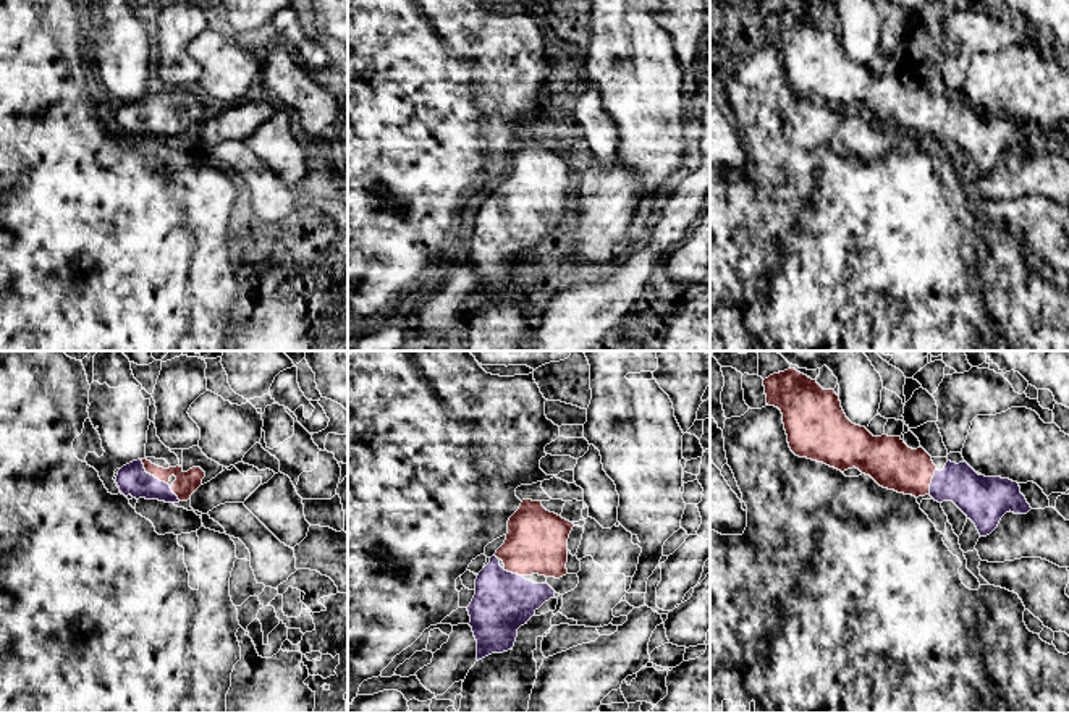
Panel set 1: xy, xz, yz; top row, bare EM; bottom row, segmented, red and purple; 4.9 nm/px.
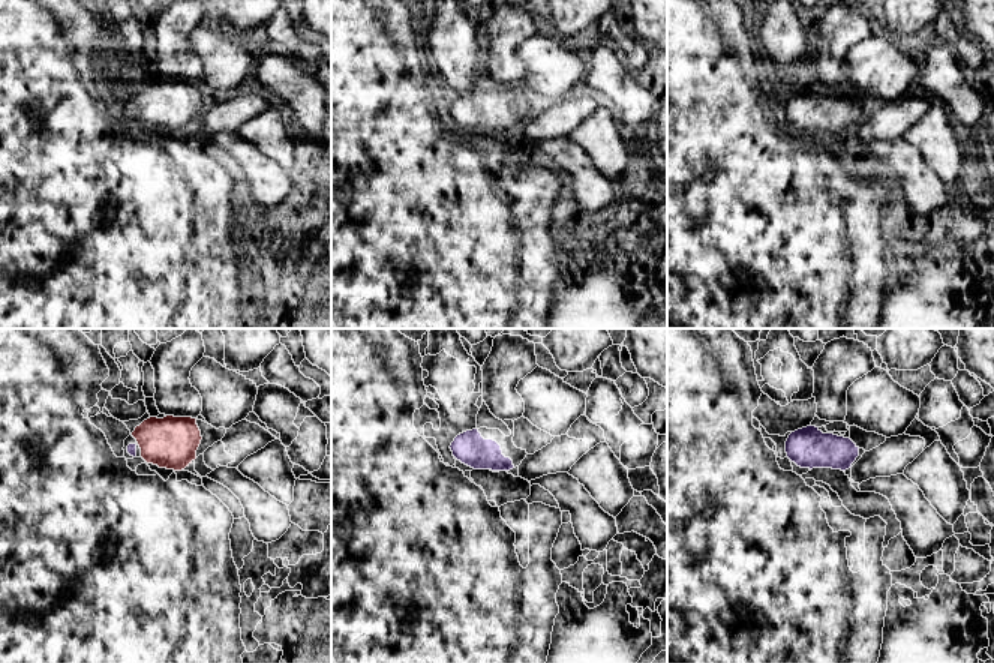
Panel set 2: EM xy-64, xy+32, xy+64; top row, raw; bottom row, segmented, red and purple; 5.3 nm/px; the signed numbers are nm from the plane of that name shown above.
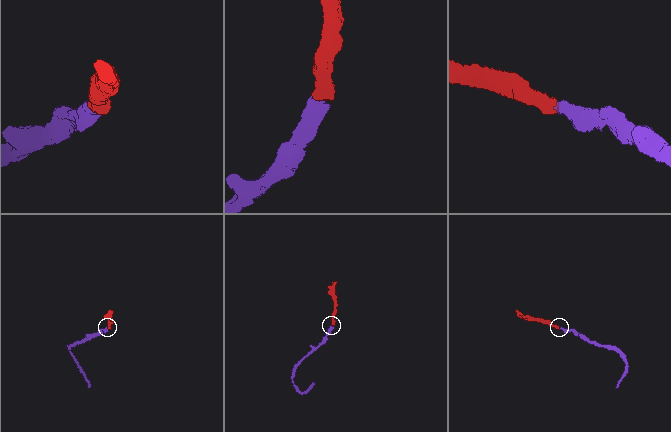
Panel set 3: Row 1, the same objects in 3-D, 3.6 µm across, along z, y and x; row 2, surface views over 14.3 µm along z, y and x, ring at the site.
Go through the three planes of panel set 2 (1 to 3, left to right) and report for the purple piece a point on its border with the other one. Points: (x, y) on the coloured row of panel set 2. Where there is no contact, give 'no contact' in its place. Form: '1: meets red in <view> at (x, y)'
1: no contact
2: no contact
3: no contact

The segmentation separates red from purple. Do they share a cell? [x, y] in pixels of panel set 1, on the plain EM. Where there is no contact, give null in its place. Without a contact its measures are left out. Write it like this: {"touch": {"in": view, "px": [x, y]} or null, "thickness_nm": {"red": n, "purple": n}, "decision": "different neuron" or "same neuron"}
{"touch": {"in": "xy", "px": [151, 112]}, "thickness_nm": {"red": 110, "purple": 150}, "decision": "same neuron"}

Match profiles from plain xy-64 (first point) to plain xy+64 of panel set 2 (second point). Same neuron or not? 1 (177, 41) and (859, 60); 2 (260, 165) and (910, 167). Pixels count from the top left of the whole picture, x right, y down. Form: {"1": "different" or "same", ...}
{"1": "different", "2": "same"}

